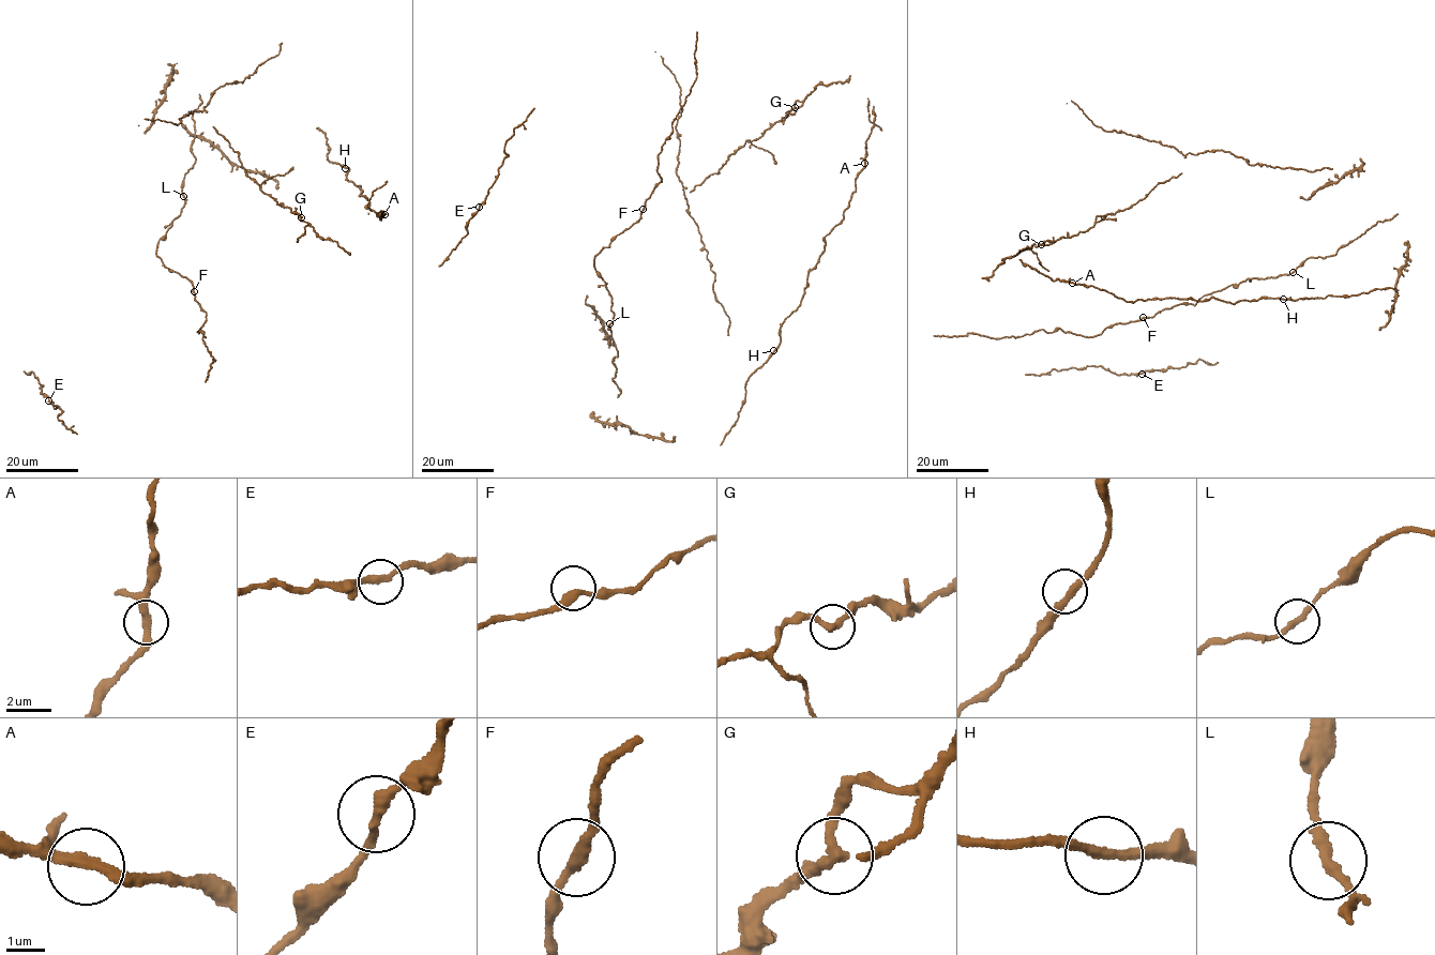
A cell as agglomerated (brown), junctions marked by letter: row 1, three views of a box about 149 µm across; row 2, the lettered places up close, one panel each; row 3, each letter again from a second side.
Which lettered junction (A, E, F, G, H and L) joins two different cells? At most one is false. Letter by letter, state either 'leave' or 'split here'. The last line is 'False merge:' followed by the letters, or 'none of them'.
A: leave
E: leave
F: leave
G: leave
H: leave
L: leave
False merge: none of them

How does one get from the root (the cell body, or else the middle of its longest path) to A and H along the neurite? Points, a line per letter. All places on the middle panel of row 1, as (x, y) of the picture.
A: (720, 444), (737, 420), (746, 380), (779, 344), (781, 324), (800, 303), (809, 272), (843, 218), (864, 163)
H: (720, 444), (737, 420), (745, 398), (746, 380), (773, 350)

